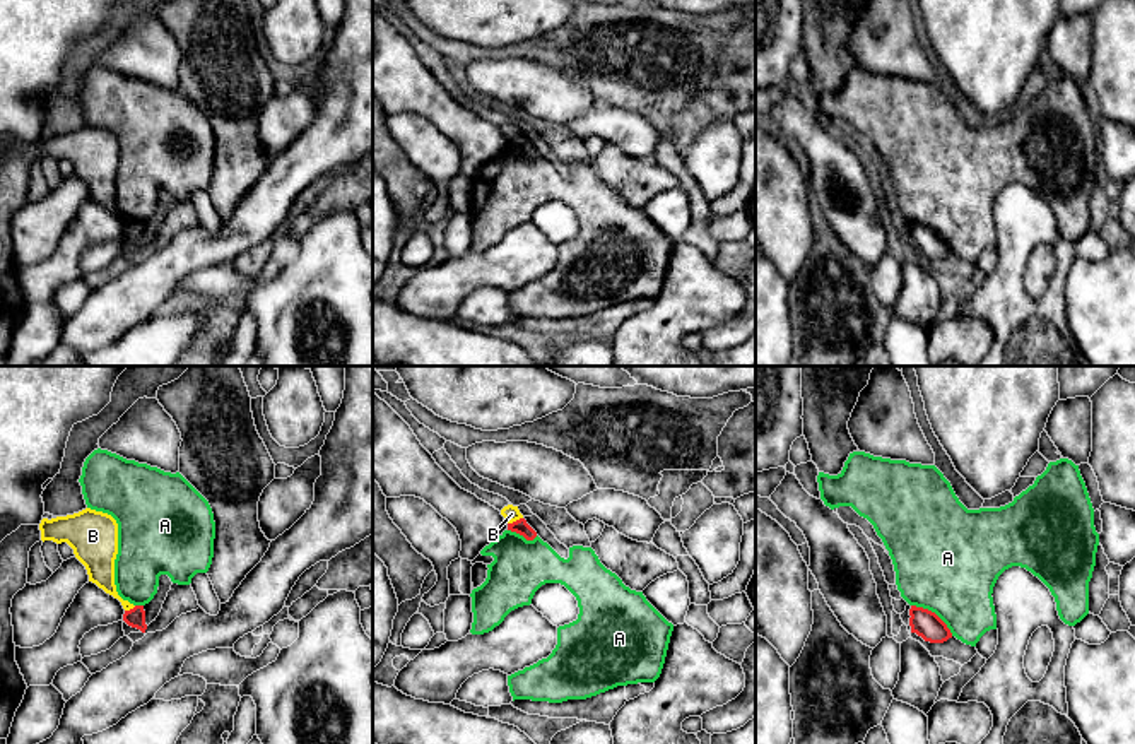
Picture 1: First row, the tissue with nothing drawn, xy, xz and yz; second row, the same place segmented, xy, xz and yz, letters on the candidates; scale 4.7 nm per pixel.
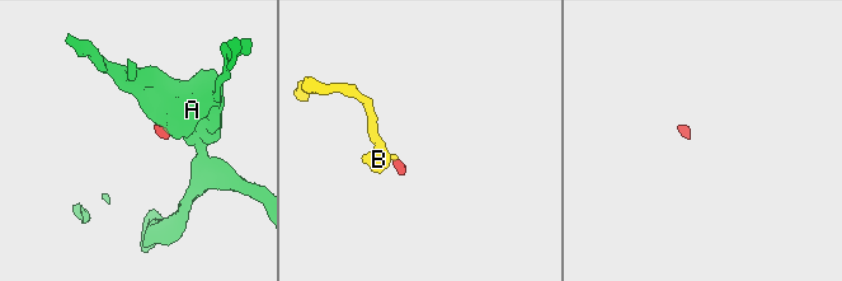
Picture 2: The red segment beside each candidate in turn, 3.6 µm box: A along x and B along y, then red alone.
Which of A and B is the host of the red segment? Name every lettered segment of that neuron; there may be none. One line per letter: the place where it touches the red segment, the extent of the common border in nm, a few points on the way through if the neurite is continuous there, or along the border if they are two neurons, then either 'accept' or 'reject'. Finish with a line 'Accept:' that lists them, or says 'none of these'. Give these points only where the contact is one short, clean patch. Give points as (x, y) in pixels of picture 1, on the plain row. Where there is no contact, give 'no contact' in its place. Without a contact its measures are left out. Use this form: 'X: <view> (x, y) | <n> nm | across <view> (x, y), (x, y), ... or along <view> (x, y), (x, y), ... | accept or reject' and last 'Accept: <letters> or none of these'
A: yz (934, 230) | 240 nm | along yz (911, 221), (930, 226), (952, 252) | reject
B: xz (517, 137) | 80 nm | across xz (522, 144), (517, 137), (511, 130) | accept
Accept: B

